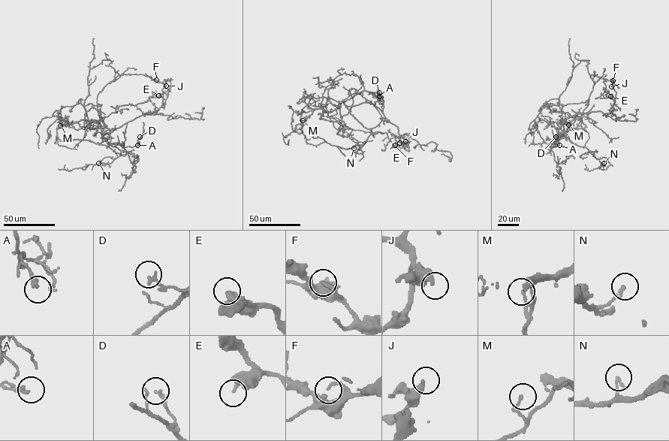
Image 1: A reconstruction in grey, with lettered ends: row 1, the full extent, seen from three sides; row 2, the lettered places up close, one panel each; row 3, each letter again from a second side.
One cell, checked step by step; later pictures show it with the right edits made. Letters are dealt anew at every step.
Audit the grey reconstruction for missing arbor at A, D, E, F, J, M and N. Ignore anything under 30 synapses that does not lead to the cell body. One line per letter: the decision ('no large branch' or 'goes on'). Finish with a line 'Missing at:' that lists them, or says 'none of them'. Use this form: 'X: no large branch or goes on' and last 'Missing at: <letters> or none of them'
A: no large branch
D: no large branch
E: no large branch
F: no large branch
J: no large branch
M: no large branch
N: no large branch
Missing at: none of them

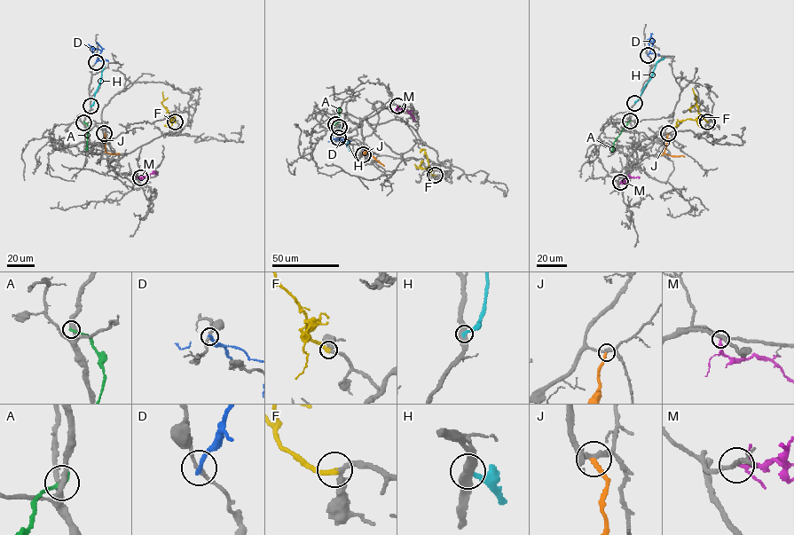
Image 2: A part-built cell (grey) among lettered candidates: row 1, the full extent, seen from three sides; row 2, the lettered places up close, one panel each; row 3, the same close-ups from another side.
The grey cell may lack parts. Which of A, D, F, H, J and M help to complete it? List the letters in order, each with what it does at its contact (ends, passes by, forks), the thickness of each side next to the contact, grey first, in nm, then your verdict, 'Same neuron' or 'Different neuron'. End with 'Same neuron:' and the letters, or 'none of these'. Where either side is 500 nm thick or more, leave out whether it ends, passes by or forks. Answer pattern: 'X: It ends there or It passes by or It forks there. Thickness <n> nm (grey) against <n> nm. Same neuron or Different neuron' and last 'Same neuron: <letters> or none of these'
A: It ends there. Thickness 360 nm (grey) against 240 nm. Different neuron
D: It ends there. Thickness 200 nm (grey) against 280 nm. Different neuron
F: It ends there. Thickness 280 nm (grey) against 340 nm. Same neuron
H: It ends there. Thickness 440 nm (grey) against 240 nm. Different neuron
J: It ends there. Thickness 240 nm (grey) against 240 nm. Different neuron
M: It forks there. Thickness 240 nm (grey) against 140 nm. Different neuron
Same neuron: F

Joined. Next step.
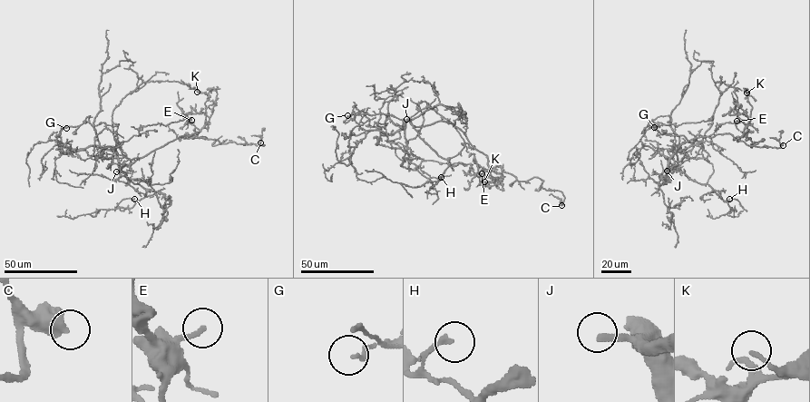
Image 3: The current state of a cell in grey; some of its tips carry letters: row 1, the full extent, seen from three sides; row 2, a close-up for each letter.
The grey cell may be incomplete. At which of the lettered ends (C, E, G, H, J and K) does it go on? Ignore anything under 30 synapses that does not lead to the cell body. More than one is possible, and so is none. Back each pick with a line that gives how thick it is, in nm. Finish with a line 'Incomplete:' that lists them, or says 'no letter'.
J: 260 nm
Incomplete: J

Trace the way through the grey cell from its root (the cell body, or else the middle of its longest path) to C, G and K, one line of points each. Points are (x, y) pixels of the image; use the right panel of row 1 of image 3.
C: (677, 157), (677, 149), (686, 142), (718, 134), (730, 133), (747, 145), (783, 145)
G: (677, 157), (677, 163), (669, 169), (668, 160), (680, 147), (669, 116), (658, 117), (651, 122), (654, 127)
K: (677, 157), (678, 148), (696, 138), (724, 133), (735, 139), (742, 136), (752, 108), (746, 93)

